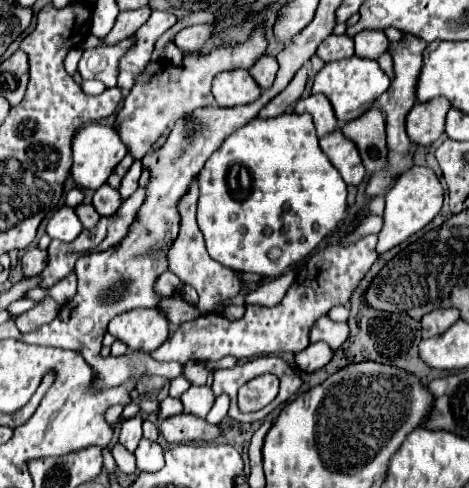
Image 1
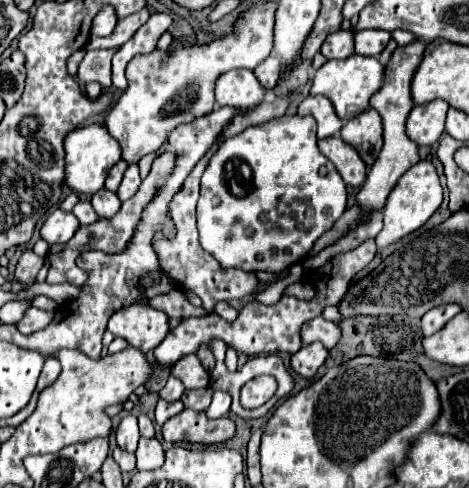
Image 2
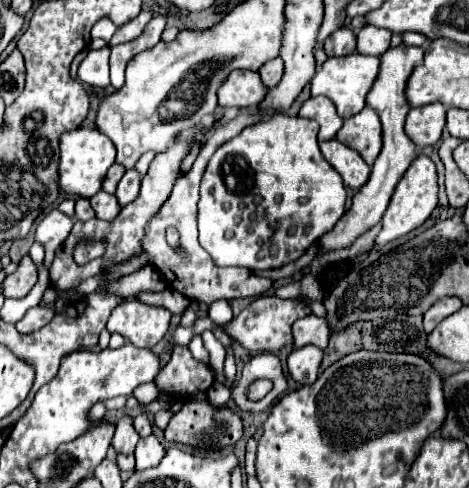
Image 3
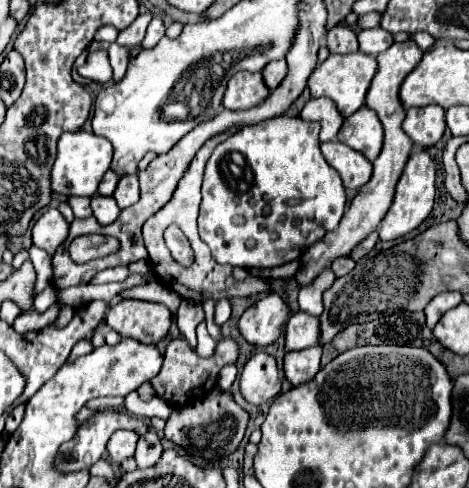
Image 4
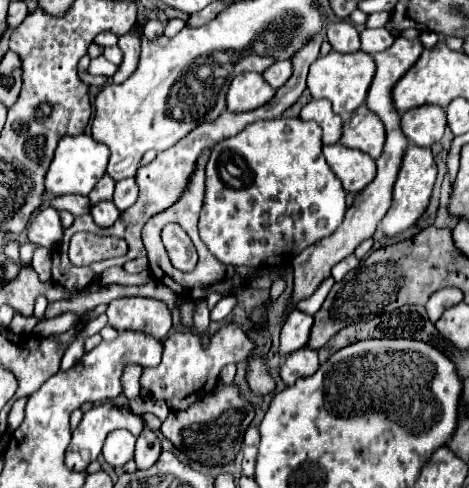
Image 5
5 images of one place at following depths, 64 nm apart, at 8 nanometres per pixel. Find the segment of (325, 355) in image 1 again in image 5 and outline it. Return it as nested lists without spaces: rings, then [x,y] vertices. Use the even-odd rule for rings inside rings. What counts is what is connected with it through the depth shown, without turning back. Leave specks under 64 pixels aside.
[[[302,348],[302,350],[296,350],[284,358],[280,376],[288,386],[292,386],[298,378],[312,376],[318,370],[318,366],[320,366],[318,352],[312,348]]]

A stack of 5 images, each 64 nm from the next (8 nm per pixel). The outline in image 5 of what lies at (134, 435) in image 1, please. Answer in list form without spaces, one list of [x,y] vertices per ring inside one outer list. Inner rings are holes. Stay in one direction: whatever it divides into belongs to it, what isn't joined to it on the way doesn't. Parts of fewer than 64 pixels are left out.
[[[114,430],[112,434],[108,434],[104,442],[104,450],[102,450],[104,460],[114,468],[122,468],[128,460],[132,460],[134,444],[136,444],[134,434],[130,434],[128,430]]]

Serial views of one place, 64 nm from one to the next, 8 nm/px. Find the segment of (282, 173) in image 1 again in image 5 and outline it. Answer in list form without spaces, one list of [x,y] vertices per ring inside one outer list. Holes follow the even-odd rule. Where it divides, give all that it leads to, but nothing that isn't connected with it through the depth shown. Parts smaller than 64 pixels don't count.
[[[274,118],[248,124],[236,136],[220,140],[206,164],[206,192],[200,212],[200,238],[208,250],[230,266],[280,266],[310,244],[330,236],[344,218],[346,192],[322,154],[320,126],[300,118]]]

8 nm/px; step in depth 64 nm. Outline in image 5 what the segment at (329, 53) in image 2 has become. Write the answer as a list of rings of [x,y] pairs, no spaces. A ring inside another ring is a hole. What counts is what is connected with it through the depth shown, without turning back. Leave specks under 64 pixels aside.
[[[336,20],[328,26],[328,42],[336,52],[356,52],[360,50],[358,30],[350,20]]]

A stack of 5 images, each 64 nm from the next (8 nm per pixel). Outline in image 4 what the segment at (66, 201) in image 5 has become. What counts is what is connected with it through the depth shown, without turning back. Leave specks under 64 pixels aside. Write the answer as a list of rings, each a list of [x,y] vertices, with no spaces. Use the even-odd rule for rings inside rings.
[[[74,196],[74,198],[70,198],[70,200],[68,200],[68,204],[72,206],[72,210],[74,210],[74,216],[76,216],[76,218],[88,218],[88,216],[92,216],[90,198],[78,198],[78,196]]]

